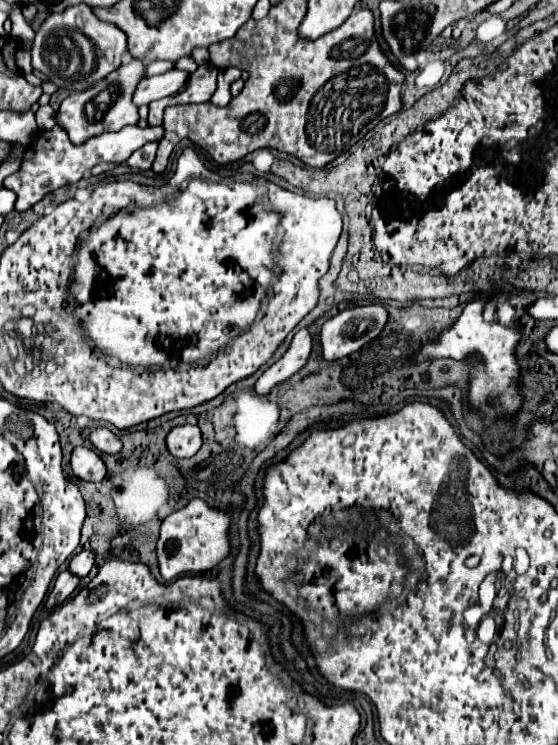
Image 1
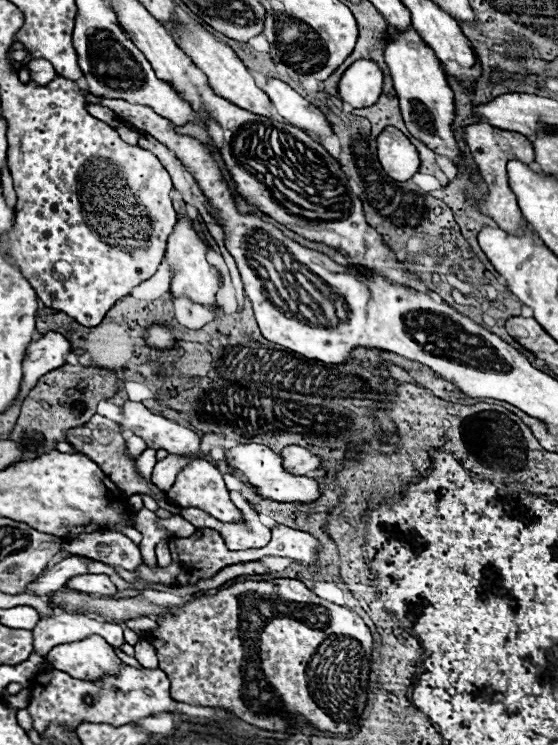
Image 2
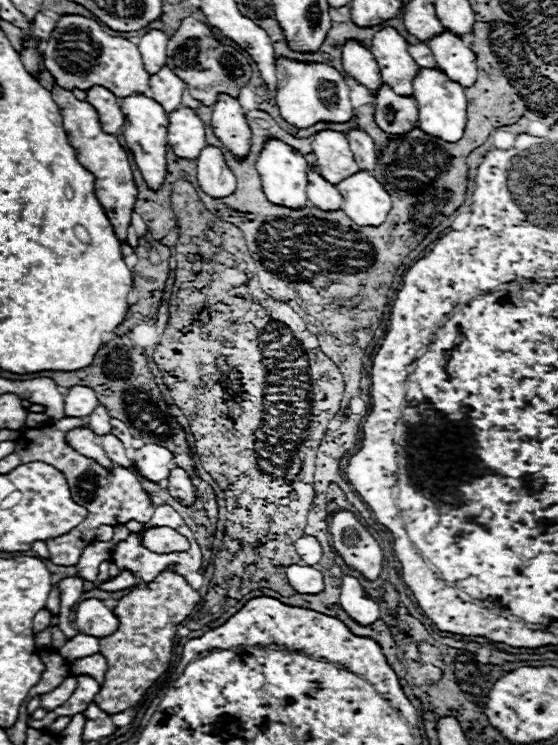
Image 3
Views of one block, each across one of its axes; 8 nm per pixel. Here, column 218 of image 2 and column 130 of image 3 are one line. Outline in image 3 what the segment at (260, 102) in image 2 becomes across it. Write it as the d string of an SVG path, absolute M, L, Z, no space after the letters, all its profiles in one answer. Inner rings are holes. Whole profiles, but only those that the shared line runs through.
M62 16L58 20L56 30L52 32L52 38L46 46L46 66L50 68L56 82L62 88L68 88L68 90L72 90L72 88L88 90L92 86L104 86L104 88L112 90L114 96L120 96L120 98L150 92L150 74L144 70L138 48L126 38L108 36L96 20L90 20L90 18L84 18L84 16Z

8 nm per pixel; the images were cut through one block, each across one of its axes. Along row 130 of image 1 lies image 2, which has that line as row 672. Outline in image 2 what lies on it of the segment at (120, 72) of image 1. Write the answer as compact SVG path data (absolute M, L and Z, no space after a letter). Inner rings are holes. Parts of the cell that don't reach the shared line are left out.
M96 634L72 644L58 644L48 652L46 660L54 668L60 668L80 680L98 680L102 674L116 672L116 664L120 664L112 646Z

